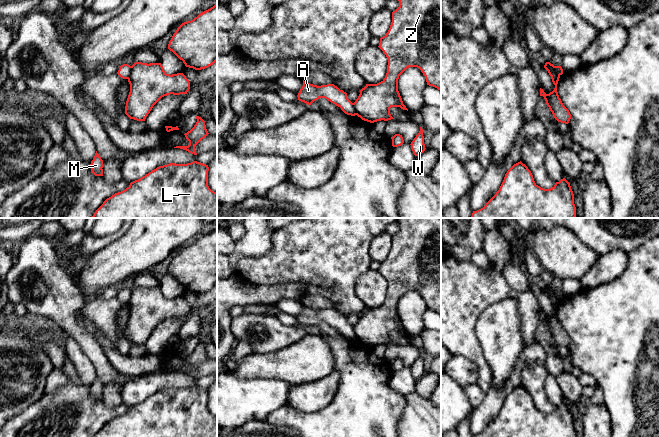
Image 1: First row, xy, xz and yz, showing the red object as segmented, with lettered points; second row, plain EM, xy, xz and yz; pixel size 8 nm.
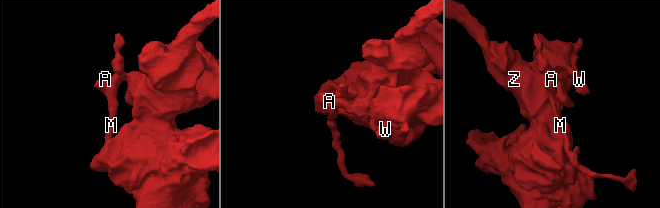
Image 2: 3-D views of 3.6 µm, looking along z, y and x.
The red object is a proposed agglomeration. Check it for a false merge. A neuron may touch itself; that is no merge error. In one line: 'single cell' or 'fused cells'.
fused cells

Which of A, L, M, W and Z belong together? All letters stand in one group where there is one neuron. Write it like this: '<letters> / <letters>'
A M / L W Z

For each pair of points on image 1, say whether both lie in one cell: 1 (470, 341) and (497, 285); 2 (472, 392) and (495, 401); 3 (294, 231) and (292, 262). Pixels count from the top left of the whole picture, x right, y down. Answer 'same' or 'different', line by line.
1: same
2: different
3: same

